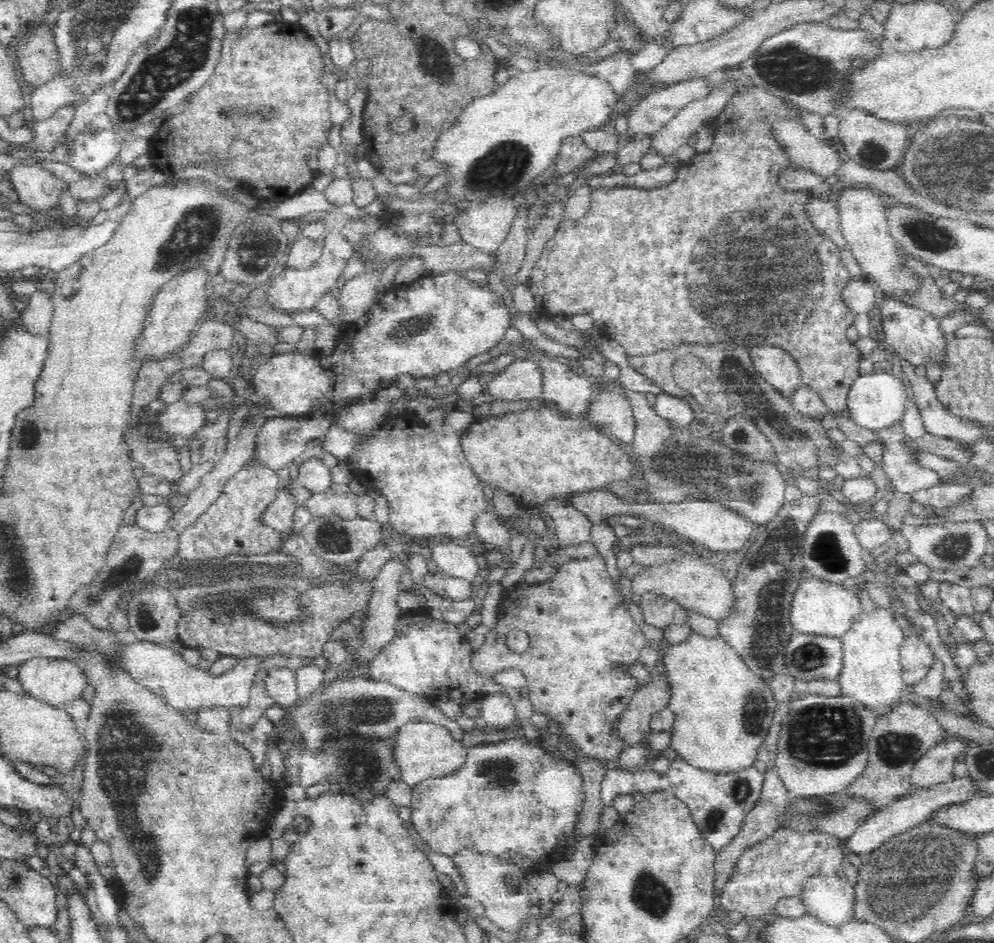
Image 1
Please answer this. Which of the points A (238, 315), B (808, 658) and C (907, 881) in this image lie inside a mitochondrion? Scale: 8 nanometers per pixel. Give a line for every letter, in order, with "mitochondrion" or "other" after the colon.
A: other
B: mitochondrion
C: mitochondrion

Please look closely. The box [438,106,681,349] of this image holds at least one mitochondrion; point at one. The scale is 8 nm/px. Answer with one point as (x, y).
(502, 166)

